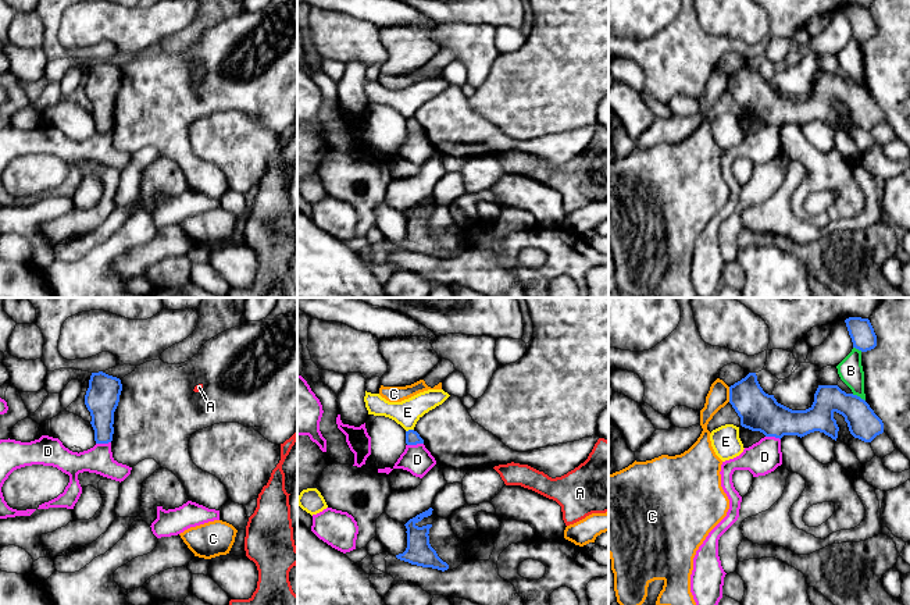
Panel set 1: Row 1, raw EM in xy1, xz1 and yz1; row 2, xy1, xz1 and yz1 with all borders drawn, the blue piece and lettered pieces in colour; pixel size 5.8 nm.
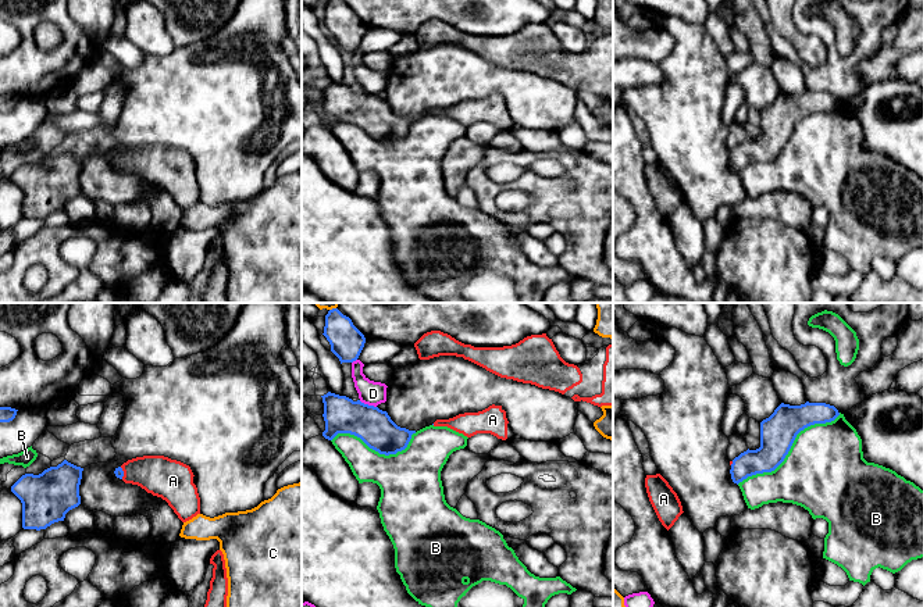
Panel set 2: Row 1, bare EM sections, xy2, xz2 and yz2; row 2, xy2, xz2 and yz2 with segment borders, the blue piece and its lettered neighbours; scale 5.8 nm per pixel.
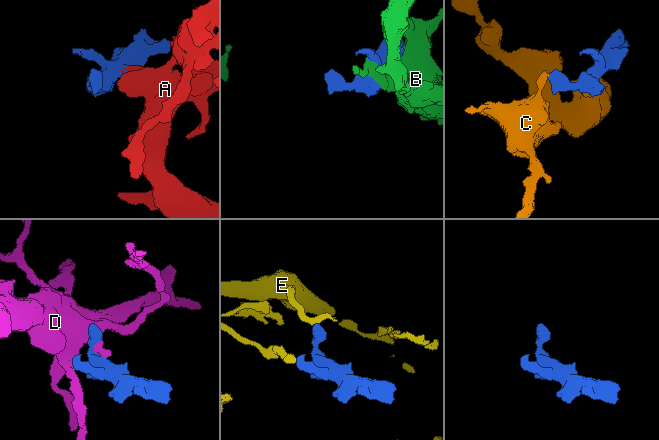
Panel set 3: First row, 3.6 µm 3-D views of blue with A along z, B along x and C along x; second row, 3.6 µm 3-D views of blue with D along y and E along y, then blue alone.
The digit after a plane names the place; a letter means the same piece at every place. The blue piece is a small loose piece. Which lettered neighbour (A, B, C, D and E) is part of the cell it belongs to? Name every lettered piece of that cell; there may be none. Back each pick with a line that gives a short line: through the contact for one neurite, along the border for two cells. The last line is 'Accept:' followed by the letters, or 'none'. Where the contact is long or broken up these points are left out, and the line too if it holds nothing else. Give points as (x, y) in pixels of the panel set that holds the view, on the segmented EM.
A: xy2 (118, 471), (123, 472), (153, 472), (161, 477)
Accept: A

